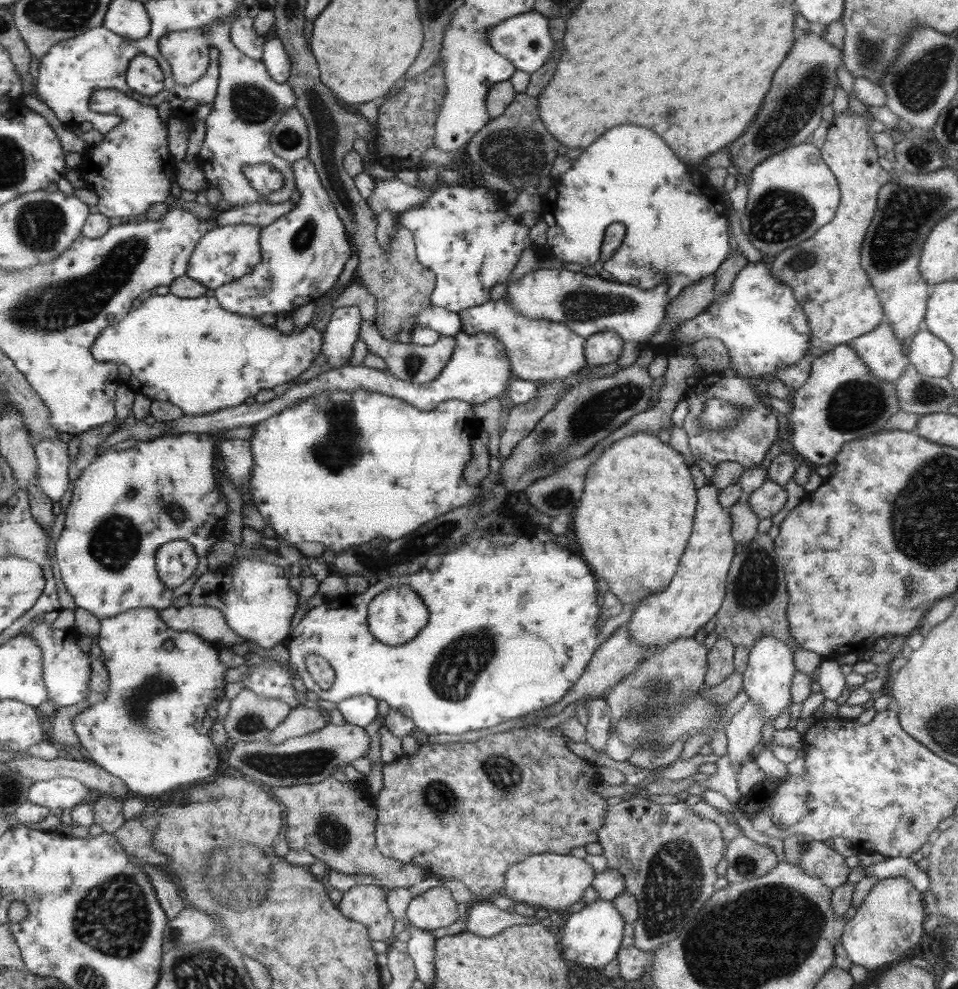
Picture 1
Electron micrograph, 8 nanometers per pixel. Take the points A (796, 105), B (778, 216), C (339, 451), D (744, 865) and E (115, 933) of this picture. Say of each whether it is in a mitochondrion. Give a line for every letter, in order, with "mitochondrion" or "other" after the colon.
A: mitochondrion
B: mitochondrion
C: mitochondrion
D: mitochondrion
E: mitochondrion

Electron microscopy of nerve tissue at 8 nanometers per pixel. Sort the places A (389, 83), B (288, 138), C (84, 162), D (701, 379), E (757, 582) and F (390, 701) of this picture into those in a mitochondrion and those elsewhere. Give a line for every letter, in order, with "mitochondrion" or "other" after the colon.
A: other
B: mitochondrion
C: other
D: other
E: mitochondrion
F: other

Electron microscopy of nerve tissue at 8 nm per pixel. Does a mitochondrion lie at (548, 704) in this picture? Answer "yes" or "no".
no

